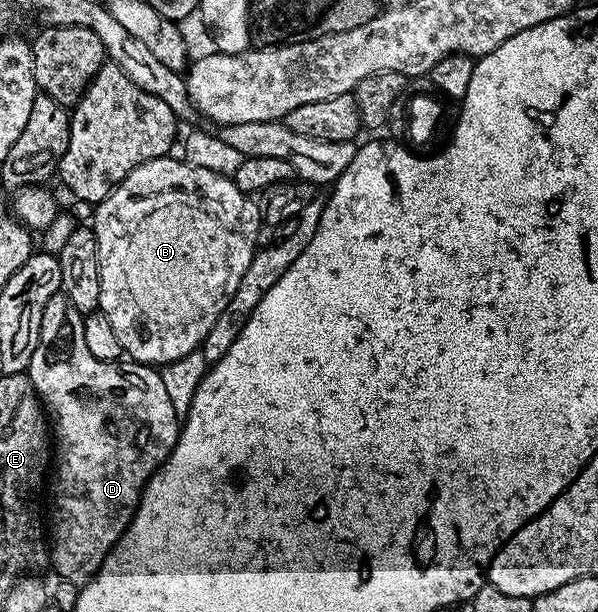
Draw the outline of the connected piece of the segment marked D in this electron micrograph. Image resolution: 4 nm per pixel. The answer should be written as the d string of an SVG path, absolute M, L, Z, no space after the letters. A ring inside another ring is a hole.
M58 293L51 298L42 312L42 328L38 348L34 348L34 356L30 356L30 364L27 368L27 376L33 382L33 388L40 399L47 417L50 419L51 429L54 431L54 470L56 466L56 487L52 490L52 502L56 505L56 511L50 518L50 566L56 569L55 573L61 578L73 580L88 580L96 573L96 569L104 563L104 558L112 550L112 545L124 534L124 529L132 523L136 509L140 503L140 497L144 486L152 479L152 475L159 470L161 464L170 456L174 444L180 435L181 419L174 412L174 404L170 404L170 396L166 392L166 384L162 384L160 370L143 364L127 364L120 366L119 361L103 362L94 357L90 348L86 348L86 336L84 335L84 315L70 304L70 300Z

